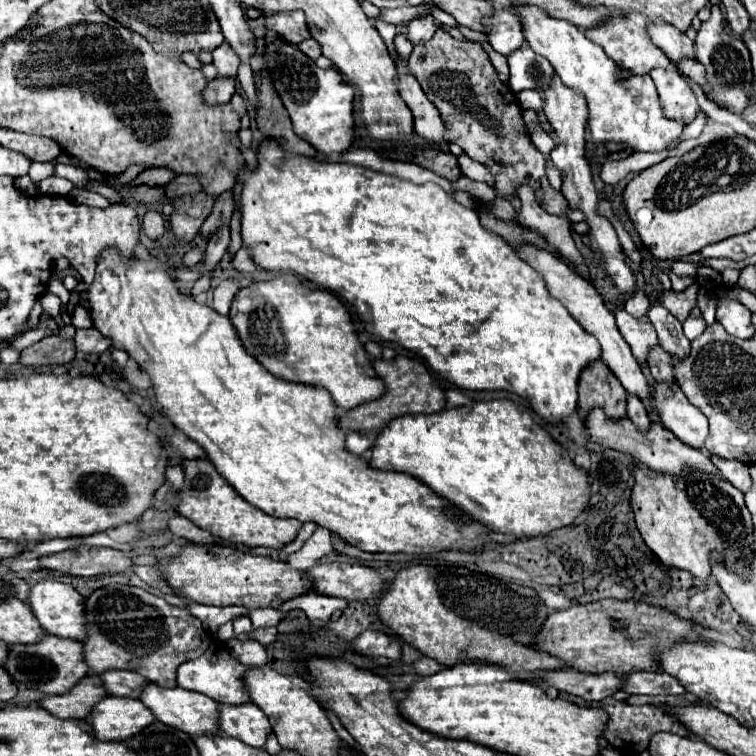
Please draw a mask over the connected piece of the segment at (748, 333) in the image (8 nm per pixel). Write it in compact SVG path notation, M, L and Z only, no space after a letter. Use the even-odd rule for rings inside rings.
M727 296L717 298L717 322L737 338L749 340L755 336L755 326L751 324L751 312L739 304L737 300L729 300Z

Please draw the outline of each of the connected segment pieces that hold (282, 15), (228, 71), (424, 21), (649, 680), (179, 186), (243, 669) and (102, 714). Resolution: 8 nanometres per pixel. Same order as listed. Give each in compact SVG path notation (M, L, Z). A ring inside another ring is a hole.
M301 10L265 14L265 28L273 30L277 36L281 36L289 44L299 44L299 42L311 38Z
M227 40L213 52L213 64L217 66L217 72L219 72L217 76L231 76L231 78L237 76L239 58Z
M429 14L425 18L415 18L413 22L409 22L409 34L407 38L411 40L411 44L421 44L421 42L427 42L437 30L437 24L435 24L435 18Z
M635 672L625 676L623 690L627 694L685 694L677 678L665 672Z
M181 174L181 176L175 176L167 186L165 186L165 196L167 198L173 198L173 196L183 196L183 194L197 194L201 192L201 184L195 176L187 176L187 174Z
M219 642L219 644L213 644L197 660L189 660L189 662L181 664L179 670L177 670L177 684L181 688L185 688L185 690L201 692L201 694L213 698L215 702L239 706L239 704L251 702L249 692L245 688L245 674L247 674L247 666L241 664L237 658L233 658L229 648L223 642Z
M107 696L91 712L91 726L99 740L129 740L137 736L143 728L151 726L157 718L151 710L133 698Z

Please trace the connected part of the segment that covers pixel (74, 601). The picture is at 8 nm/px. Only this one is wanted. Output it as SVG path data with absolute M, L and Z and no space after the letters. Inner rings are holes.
M41 580L31 586L31 596L29 596L31 608L45 628L47 634L55 634L61 638L71 638L77 642L83 642L87 638L87 622L85 622L85 604L83 596L69 584L57 582L57 580Z

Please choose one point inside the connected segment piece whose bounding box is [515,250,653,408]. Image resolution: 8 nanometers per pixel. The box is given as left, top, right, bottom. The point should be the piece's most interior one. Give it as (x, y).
(584, 304)

